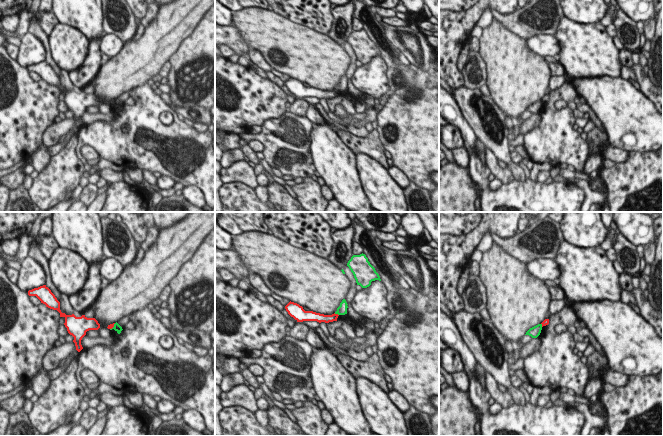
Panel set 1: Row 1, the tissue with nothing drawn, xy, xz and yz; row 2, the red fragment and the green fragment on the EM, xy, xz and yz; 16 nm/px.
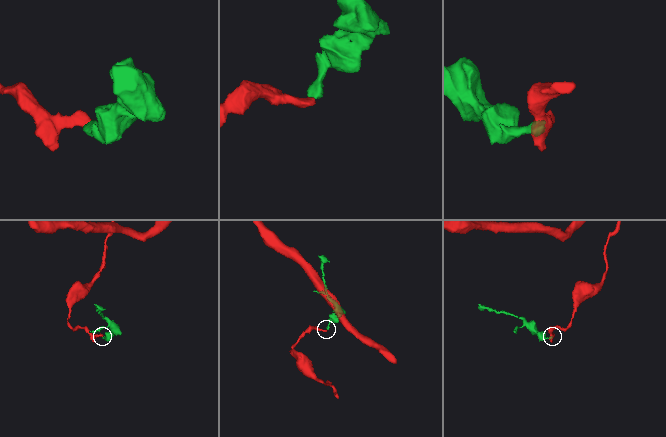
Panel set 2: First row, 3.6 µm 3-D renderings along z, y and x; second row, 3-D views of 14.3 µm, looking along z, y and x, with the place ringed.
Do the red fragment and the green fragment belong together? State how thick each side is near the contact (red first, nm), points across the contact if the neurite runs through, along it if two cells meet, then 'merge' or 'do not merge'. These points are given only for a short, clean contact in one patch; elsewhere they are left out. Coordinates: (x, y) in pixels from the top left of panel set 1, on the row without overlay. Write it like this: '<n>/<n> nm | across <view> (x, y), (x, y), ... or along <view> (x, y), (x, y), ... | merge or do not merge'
130/160 nm | along xz (334, 89), (338, 91) | do not merge

